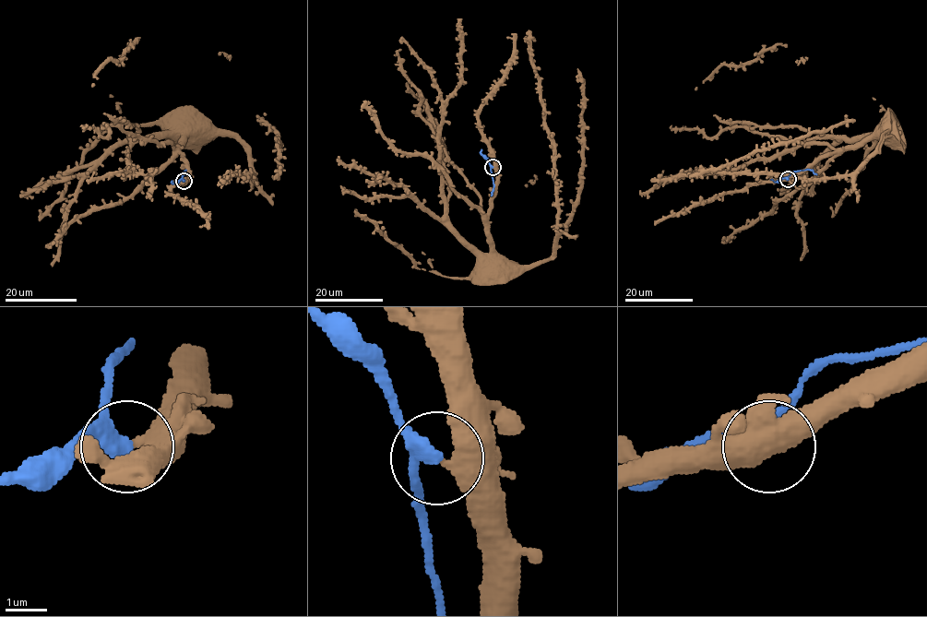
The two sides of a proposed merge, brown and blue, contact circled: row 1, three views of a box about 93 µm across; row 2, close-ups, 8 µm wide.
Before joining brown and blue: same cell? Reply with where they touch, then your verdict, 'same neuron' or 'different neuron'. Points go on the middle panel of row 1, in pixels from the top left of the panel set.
place (493, 167); different neuron

